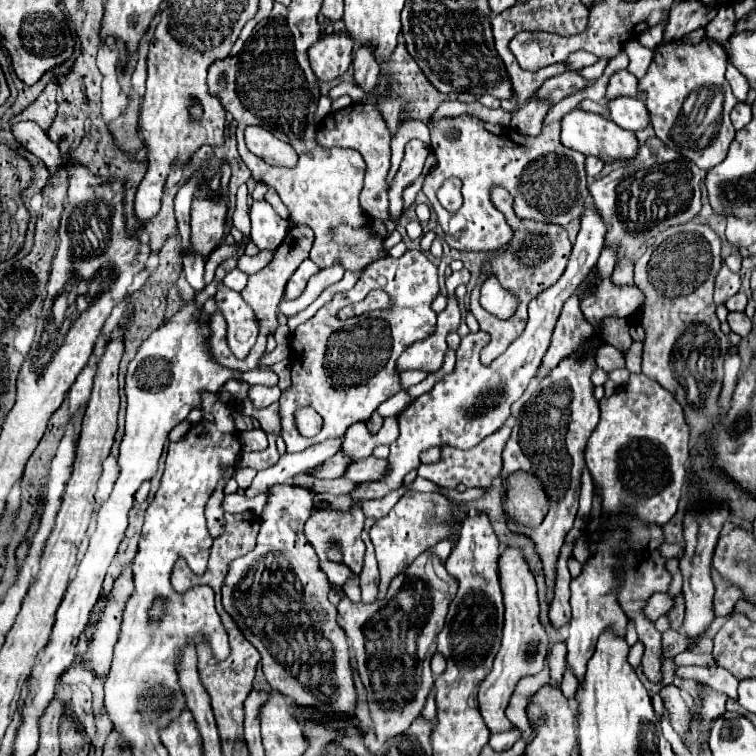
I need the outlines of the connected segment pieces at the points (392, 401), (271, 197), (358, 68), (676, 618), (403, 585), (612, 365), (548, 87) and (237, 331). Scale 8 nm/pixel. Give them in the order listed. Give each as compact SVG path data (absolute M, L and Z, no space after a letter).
M398 392L398 394L394 394L392 398L388 398L386 402L382 402L382 406L378 408L378 414L380 416L400 416L402 414L402 410L408 406L412 402L412 398L410 398L410 394L408 392Z
M268 188L268 192L266 192L266 196L264 196L264 200L282 216L282 218L290 218L290 214L288 214L288 208L282 204L282 200L280 200L280 196L274 192L274 188Z
M360 44L354 52L354 76L356 82L362 90L372 92L378 84L378 76L380 76L380 64L374 56L374 44Z
M678 594L676 606L666 614L670 618L670 624L672 624L674 630L680 630L680 626L682 626L682 604L684 604L684 598L682 598L682 594Z
M424 552L404 572L392 578L386 598L376 600L372 604L362 604L362 602L354 604L346 596L342 596L338 604L338 624L346 632L348 642L354 650L356 670L360 674L360 680L366 686L370 716L380 742L386 742L388 738L404 734L408 726L420 716L426 704L426 696L434 686L430 660L436 652L436 636L444 626L450 598L456 594L456 588L458 588L458 582L454 580L454 576L446 572L444 560L440 560L432 552Z
M602 344L596 354L594 354L594 360L596 360L596 366L602 368L604 372L612 372L616 368L624 368L624 354L610 346L610 344Z
M564 72L564 74L558 74L558 76L546 80L542 90L534 98L548 100L550 104L556 104L562 98L566 98L578 90L584 90L586 86L590 86L590 82L586 78L582 78L578 72Z
M220 286L214 298L228 322L228 346L232 348L236 358L242 360L246 358L246 354L250 352L250 348L258 338L258 324L254 310L244 302L244 298L238 292L226 286Z

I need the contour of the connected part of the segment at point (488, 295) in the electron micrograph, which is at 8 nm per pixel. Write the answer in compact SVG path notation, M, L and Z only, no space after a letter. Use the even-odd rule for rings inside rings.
M488 278L482 284L480 304L492 316L496 316L498 320L504 320L504 318L512 318L514 316L514 312L518 308L518 296L508 292L506 288L502 288L496 278Z

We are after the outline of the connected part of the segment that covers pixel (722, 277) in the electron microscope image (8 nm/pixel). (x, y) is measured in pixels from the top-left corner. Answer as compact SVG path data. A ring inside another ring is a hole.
M722 256L722 268L716 276L716 288L714 288L714 302L720 306L724 304L732 294L736 294L742 286L740 274L732 272L726 264L724 264L724 256Z

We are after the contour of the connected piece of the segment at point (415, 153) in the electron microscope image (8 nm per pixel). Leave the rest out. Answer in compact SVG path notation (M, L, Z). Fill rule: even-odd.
M410 140L404 150L404 160L400 164L400 170L396 172L392 184L390 184L390 212L394 218L400 216L402 212L402 192L408 188L424 168L424 160L428 156L428 146L420 140Z

